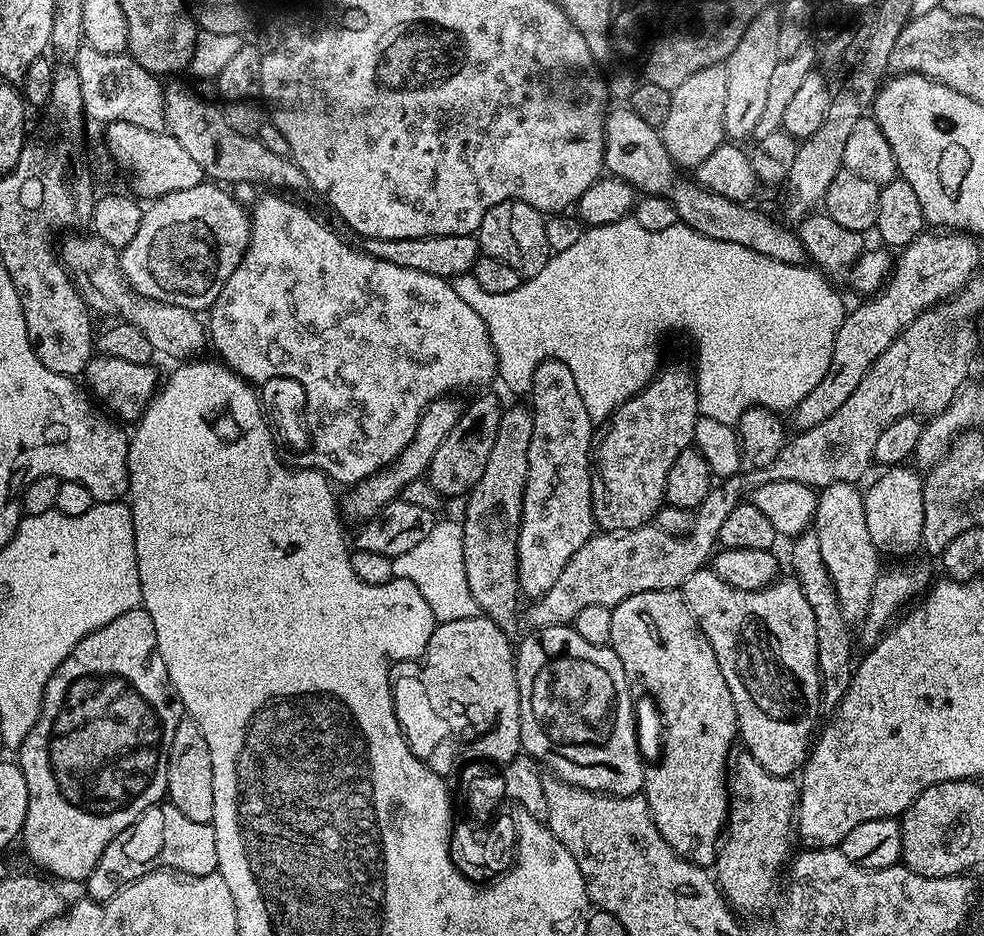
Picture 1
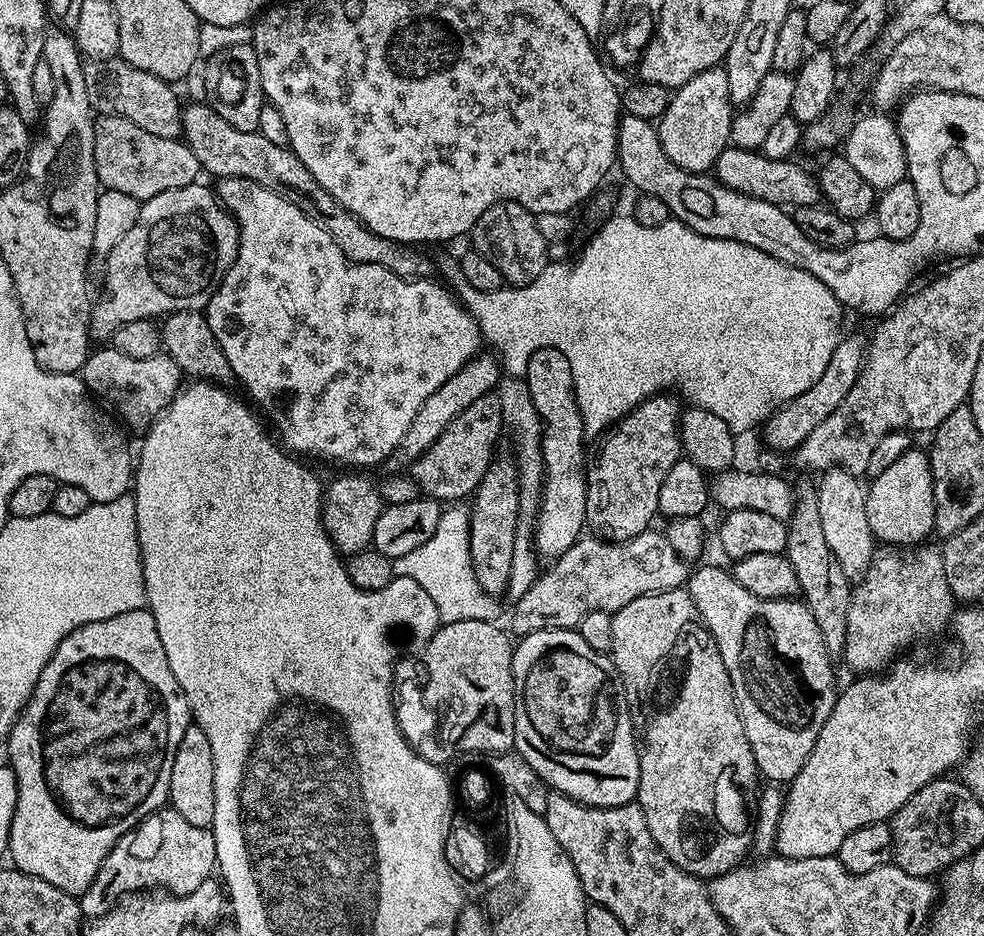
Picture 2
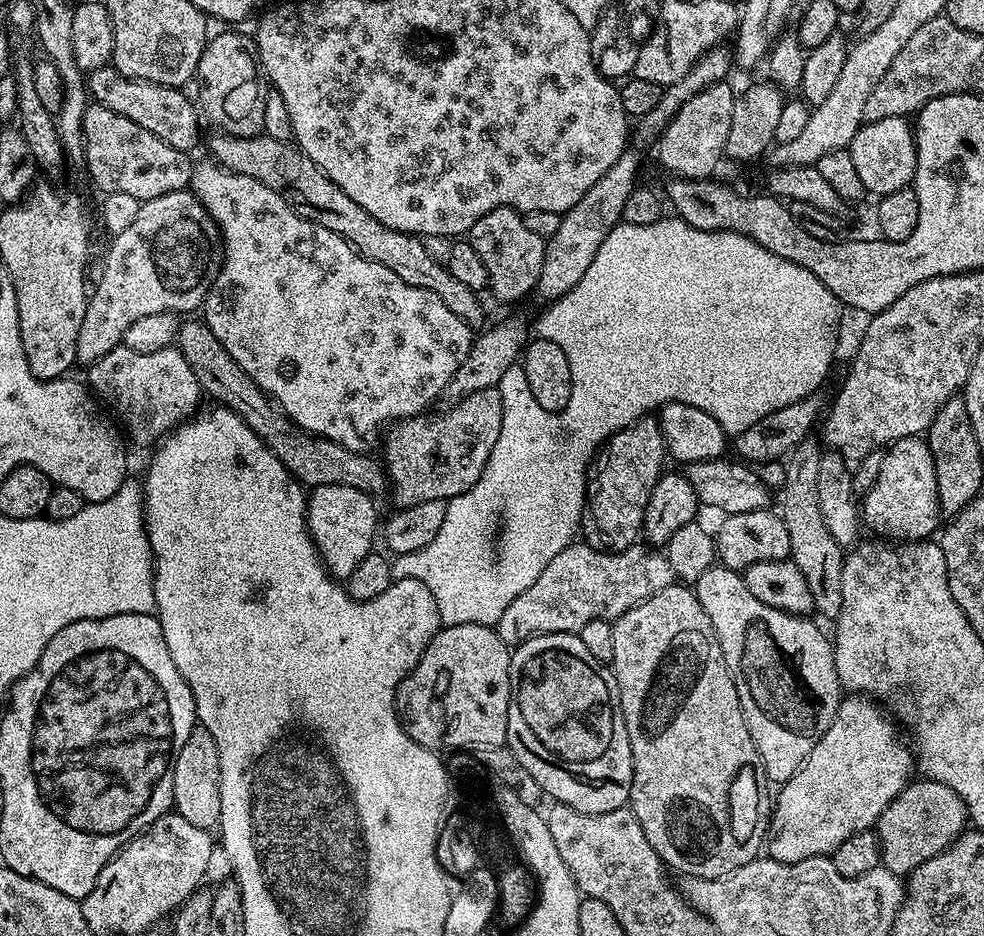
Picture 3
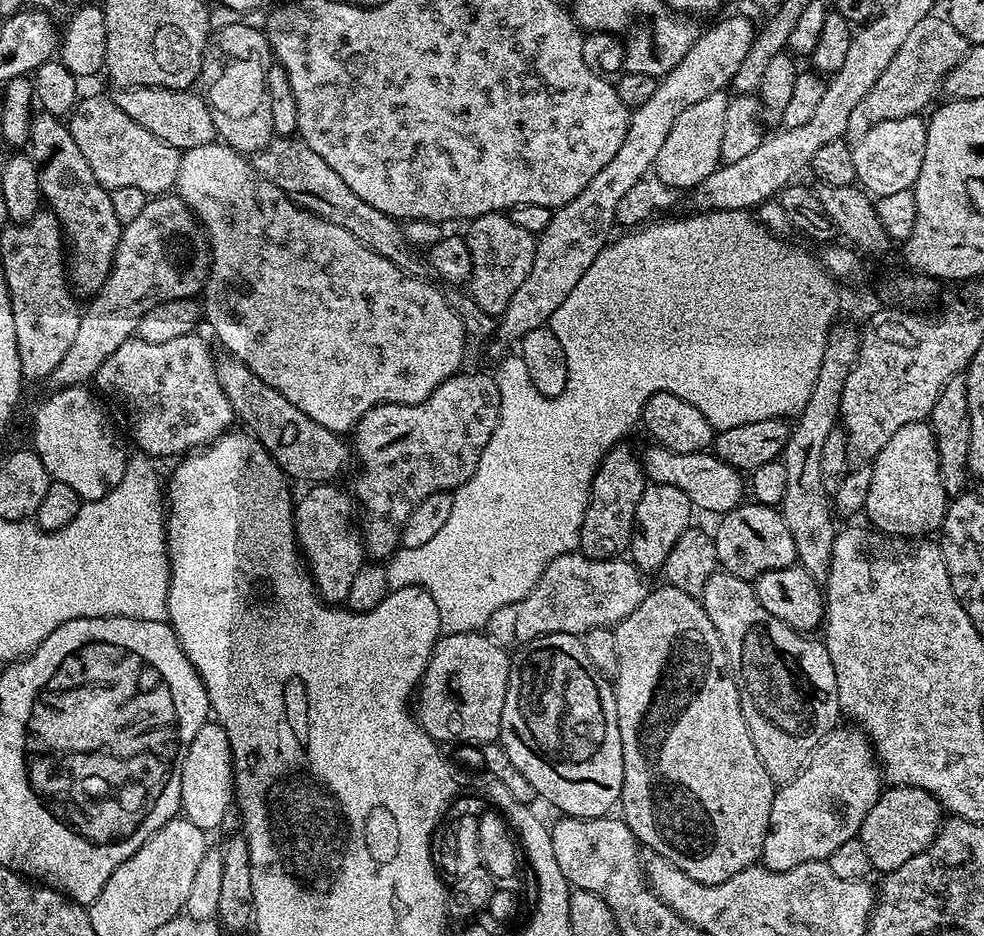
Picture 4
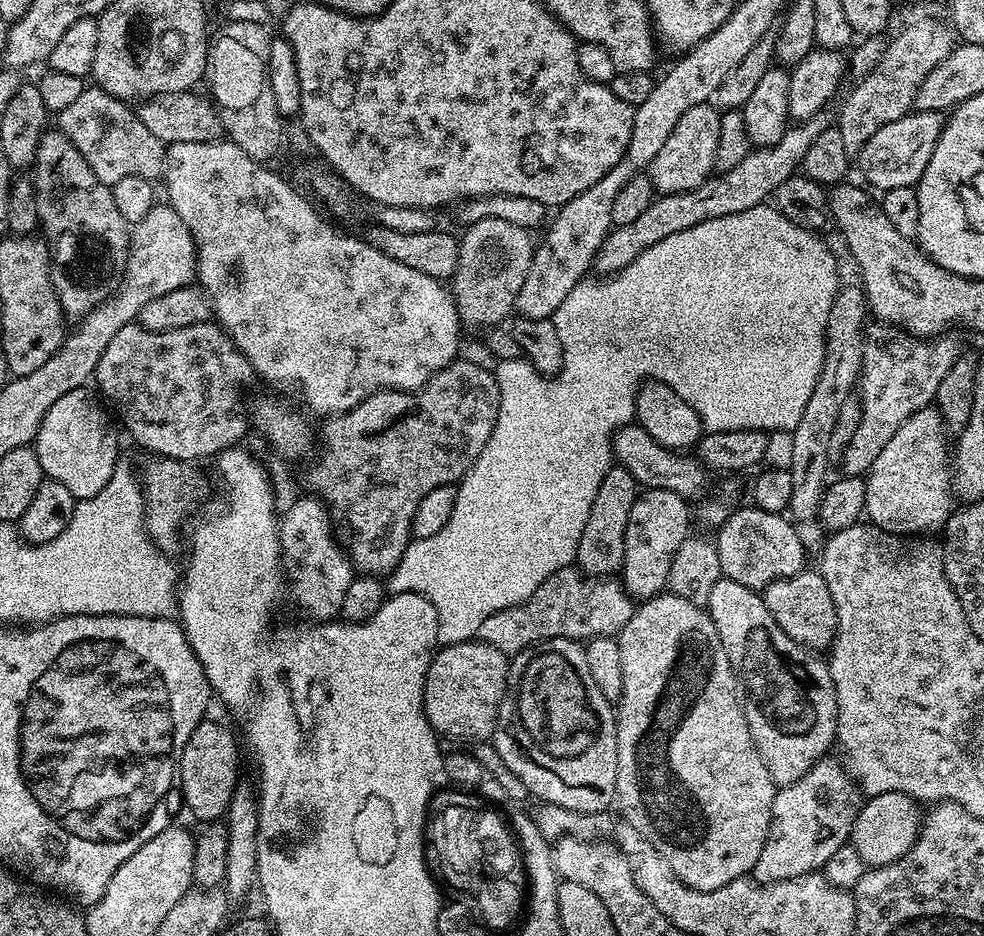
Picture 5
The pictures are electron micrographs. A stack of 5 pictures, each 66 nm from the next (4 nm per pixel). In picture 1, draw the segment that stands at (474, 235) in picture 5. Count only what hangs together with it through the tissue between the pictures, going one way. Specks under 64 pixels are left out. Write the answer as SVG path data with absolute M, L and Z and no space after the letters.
M507 200L486 210L486 218L482 218L480 223L478 239L483 255L498 258L498 262L506 262L506 266L518 270L522 278L538 274L538 270L546 266L550 255L545 213L521 200Z

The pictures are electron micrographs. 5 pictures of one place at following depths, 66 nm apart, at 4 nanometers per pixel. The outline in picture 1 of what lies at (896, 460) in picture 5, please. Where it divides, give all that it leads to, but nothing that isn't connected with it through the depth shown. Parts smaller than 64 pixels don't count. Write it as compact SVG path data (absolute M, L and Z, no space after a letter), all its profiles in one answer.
M892 466L884 472L864 492L866 527L870 529L870 542L874 542L876 551L888 558L908 558L915 548L921 547L922 526L924 525L924 482L921 473L912 466Z

